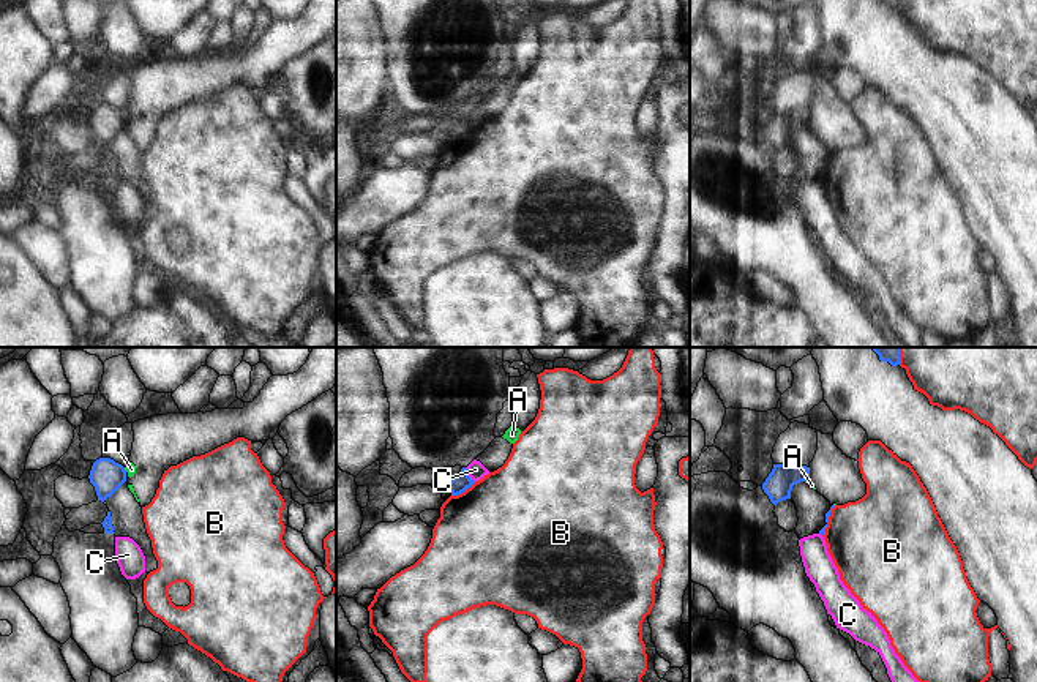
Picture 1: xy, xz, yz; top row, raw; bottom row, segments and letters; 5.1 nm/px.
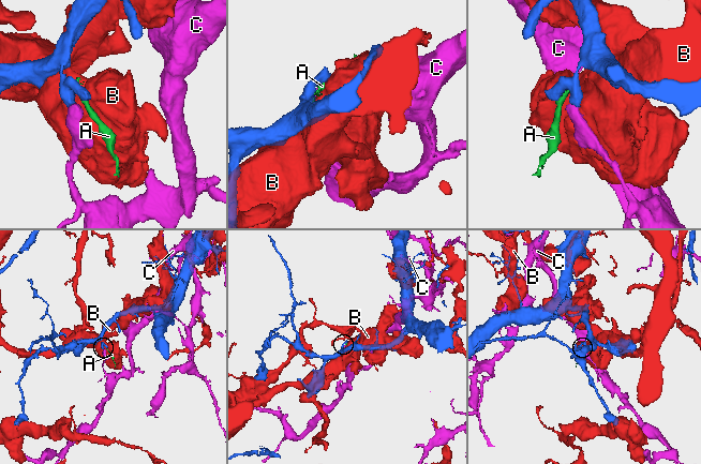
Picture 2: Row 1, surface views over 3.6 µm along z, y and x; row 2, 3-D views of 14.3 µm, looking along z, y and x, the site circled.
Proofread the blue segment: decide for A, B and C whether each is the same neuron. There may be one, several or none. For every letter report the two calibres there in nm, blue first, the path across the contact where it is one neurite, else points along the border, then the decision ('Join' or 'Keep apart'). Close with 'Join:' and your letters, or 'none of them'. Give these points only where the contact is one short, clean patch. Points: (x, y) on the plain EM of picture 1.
A: Thickness 170 nm (blue) against 50 nm. Boundary: xy (123, 114), (127, 117). Keep apart
B: Thickness 90 nm (blue) against 500 nm. Keep apart
C: Thickness 90 nm (blue) against 90 nm. Keep apart
Join: none of them.

